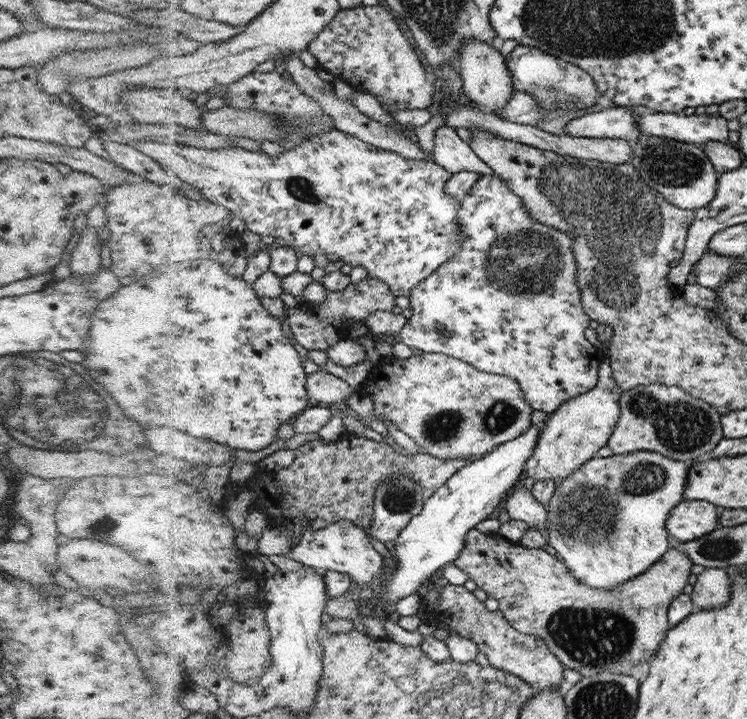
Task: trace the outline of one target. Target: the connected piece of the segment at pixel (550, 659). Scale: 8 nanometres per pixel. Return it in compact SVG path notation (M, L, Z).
M448 584L444 587L440 594L440 605L422 621L451 628L456 634L473 640L479 652L486 654L490 666L513 673L513 676L520 677L537 691L559 688L565 680L565 669L562 668L562 662L548 647L547 640L518 632L506 620L500 609L488 611L484 603L476 599L476 596L464 585Z

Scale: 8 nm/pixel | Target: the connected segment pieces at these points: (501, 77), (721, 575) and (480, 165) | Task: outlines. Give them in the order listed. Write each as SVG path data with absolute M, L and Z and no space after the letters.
M477 37L467 38L459 50L458 68L466 100L474 102L486 112L496 115L499 110L505 108L509 99L513 98L513 75L497 45L477 40Z
M705 568L702 573L692 578L693 591L691 601L695 604L695 611L701 611L710 607L723 607L731 593L731 570L719 568Z
M454 127L437 128L434 144L432 160L442 168L448 169L452 174L463 170L480 173L480 175L495 173L472 150L472 147L459 137Z

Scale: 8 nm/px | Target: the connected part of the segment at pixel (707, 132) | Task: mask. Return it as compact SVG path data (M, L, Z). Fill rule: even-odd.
M645 112L637 118L639 131L702 146L705 142L730 143L728 125L720 114L685 115L683 112Z

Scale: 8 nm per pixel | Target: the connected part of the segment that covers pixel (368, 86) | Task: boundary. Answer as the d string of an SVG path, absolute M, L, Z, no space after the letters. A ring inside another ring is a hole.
M359 6L358 8L342 9L340 14L333 20L329 27L326 27L321 35L309 46L309 51L319 60L321 68L334 74L337 80L342 79L360 91L369 92L376 96L386 111L393 111L397 108L406 110L428 109L434 102L434 86L428 82L426 70L422 62L418 60L418 54L414 52L412 42L402 32L400 23L394 18L384 6Z

